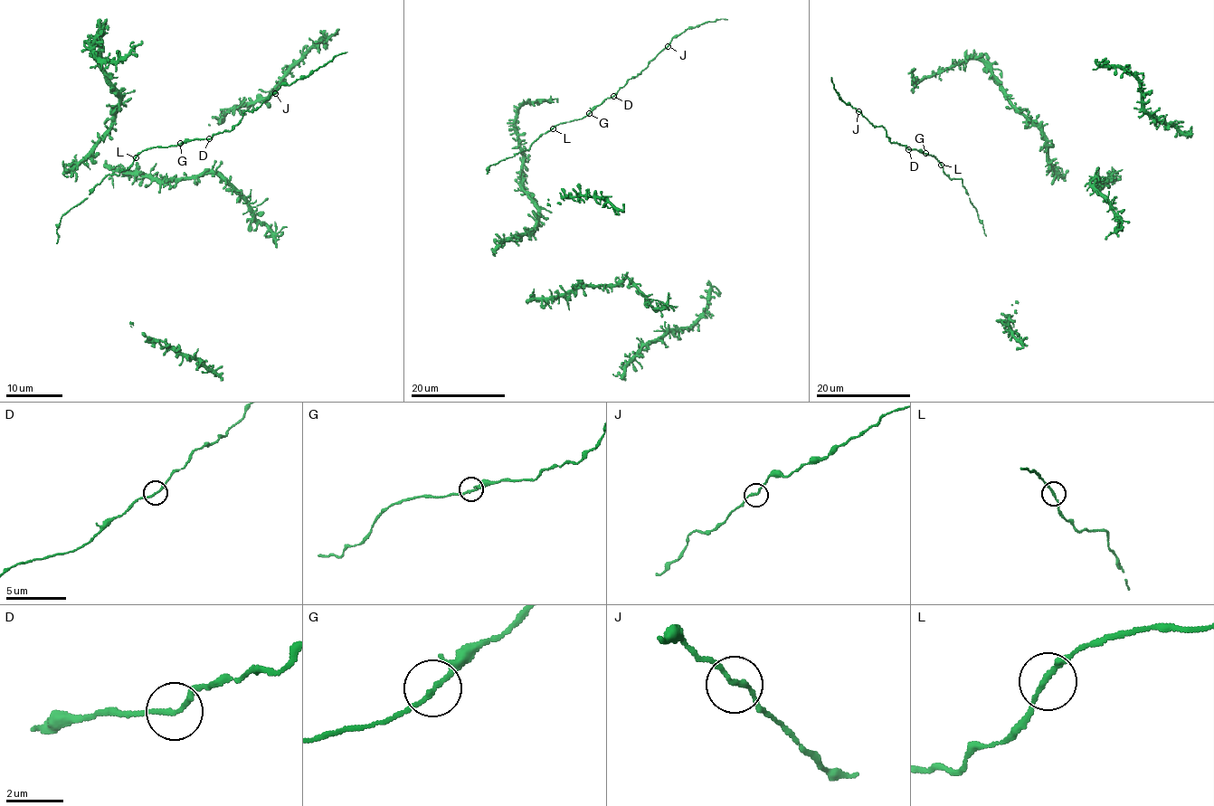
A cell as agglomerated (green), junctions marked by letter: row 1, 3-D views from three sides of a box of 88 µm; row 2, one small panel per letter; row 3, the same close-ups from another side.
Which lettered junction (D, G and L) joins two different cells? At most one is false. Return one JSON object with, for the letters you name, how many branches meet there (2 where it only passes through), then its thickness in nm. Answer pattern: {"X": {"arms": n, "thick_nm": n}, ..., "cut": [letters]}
{"D": {"arms": 2, "thick_nm": 160}, "cut": ["D"]}

